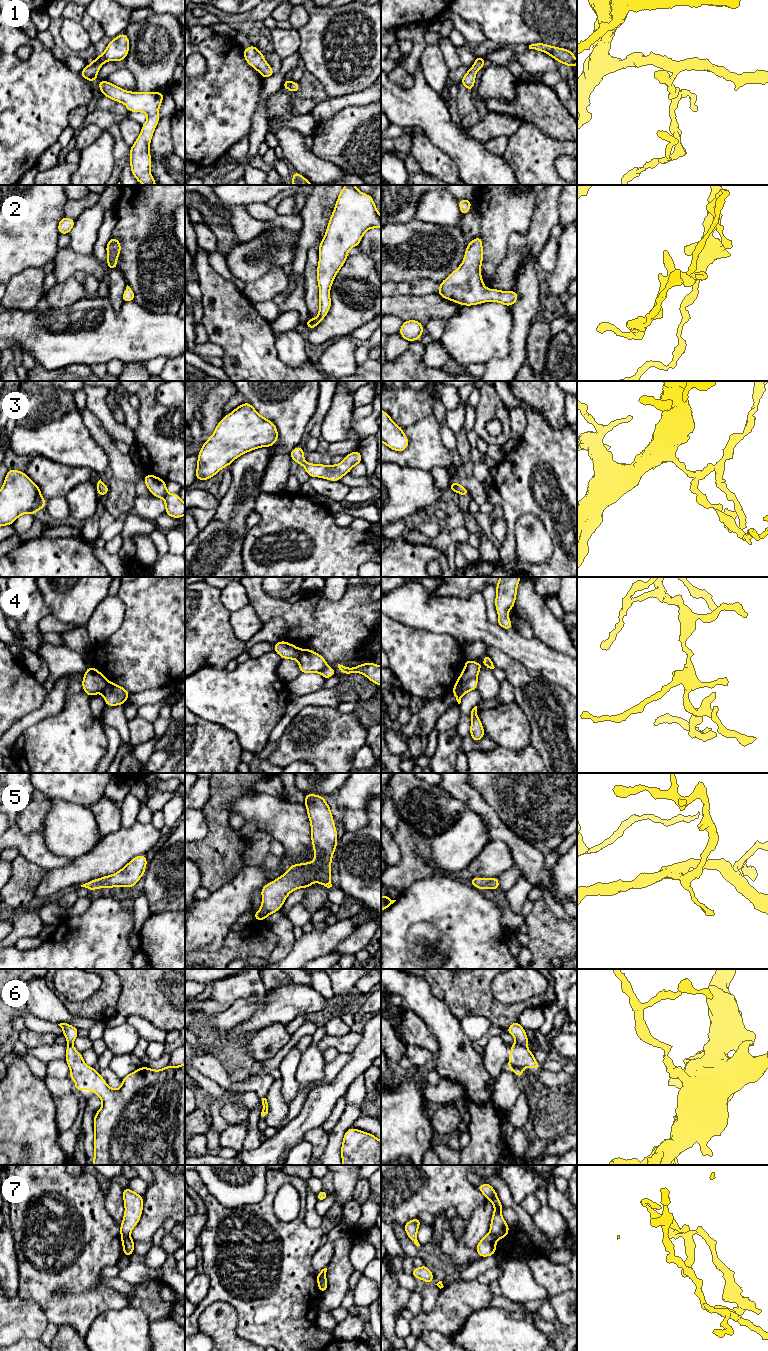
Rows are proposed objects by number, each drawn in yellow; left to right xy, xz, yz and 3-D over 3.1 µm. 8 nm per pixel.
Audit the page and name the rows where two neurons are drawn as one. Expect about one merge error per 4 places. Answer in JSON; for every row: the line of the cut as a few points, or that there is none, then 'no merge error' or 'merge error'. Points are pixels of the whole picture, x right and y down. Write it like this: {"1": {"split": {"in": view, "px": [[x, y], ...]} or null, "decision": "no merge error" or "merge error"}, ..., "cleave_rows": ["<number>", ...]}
{"1": {"split": null, "decision": "no merge error"}, "2": {"split": null, "decision": "no merge error"}, "3": {"split": null, "decision": "no merge error"}, "4": {"split": {"in": "yz", "px": [[476, 676], [454, 687]]}, "decision": "merge error"}, "5": {"split": null, "decision": "no merge error"}, "6": {"split": {"in": "yz", "px": [[517, 1042], [526, 1048]]}, "decision": "merge error"}, "7": {"split": {"in": "yz", "px": [[489, 1232], [497, 1239]]}, "decision": "merge error"}, "cleave_rows": ["4", "6", "7"]}

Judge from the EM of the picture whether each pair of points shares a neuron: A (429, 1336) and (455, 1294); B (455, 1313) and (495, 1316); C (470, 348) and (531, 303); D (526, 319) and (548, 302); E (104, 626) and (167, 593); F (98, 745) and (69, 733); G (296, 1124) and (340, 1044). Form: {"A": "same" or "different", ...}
{"A": "different", "B": "different", "C": "different", "D": "different", "E": "different", "F": "same", "G": "different"}

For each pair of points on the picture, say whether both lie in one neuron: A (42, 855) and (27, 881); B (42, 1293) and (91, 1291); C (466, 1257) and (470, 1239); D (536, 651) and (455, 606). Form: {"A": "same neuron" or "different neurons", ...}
{"A": "different neurons", "B": "same neuron", "C": "different neurons", "D": "same neuron"}

